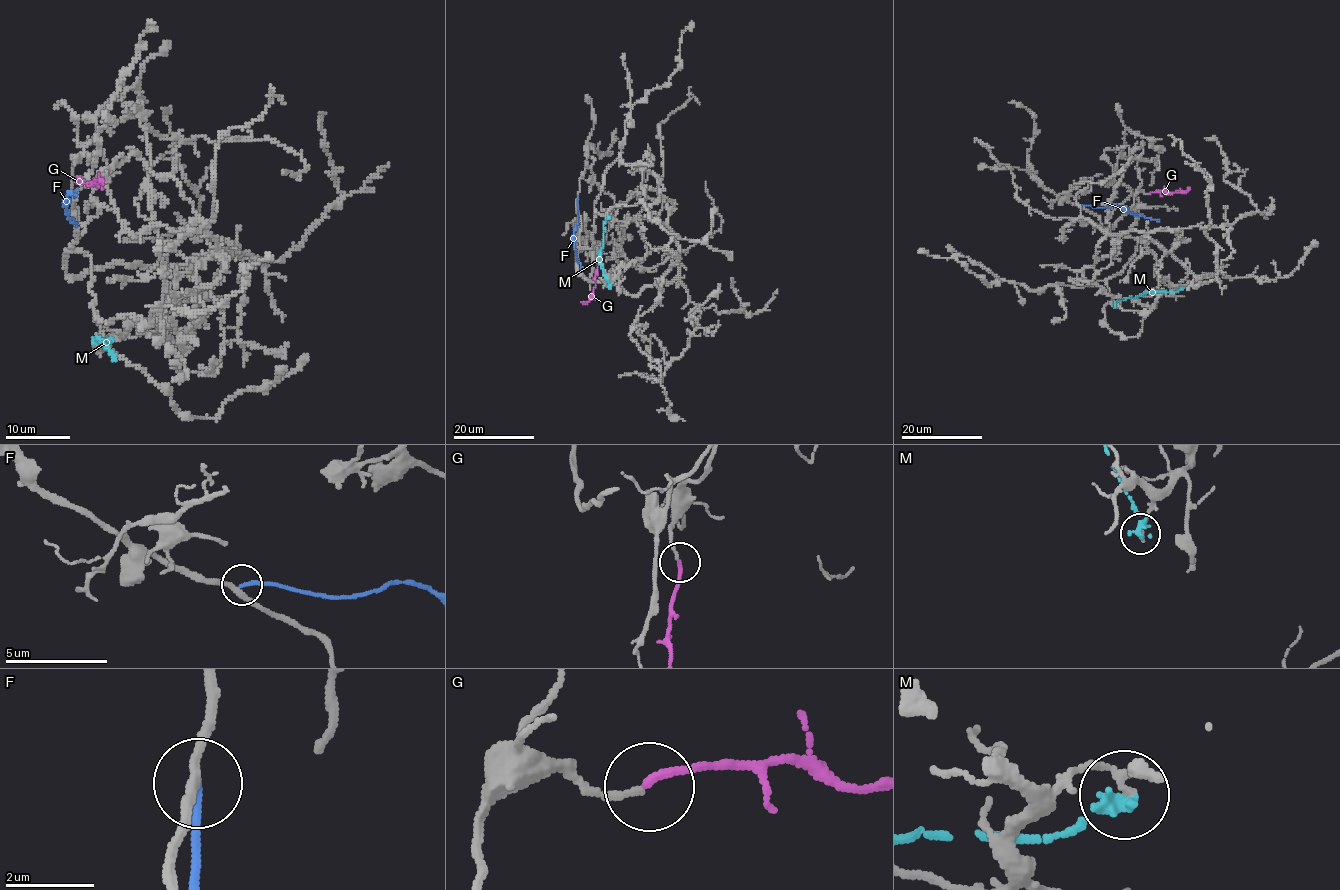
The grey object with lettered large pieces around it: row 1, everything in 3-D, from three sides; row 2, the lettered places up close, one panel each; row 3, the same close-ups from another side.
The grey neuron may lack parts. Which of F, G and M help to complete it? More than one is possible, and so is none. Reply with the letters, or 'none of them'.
G

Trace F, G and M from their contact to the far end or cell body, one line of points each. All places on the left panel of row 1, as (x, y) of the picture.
F: (78, 190), (75, 197), (70, 193), (66, 198), (66, 211), (75, 226)
G: (104, 183), (99, 179), (98, 184), (77, 183), (73, 178)
M: (110, 337), (107, 343), (96, 340), (117, 360)

